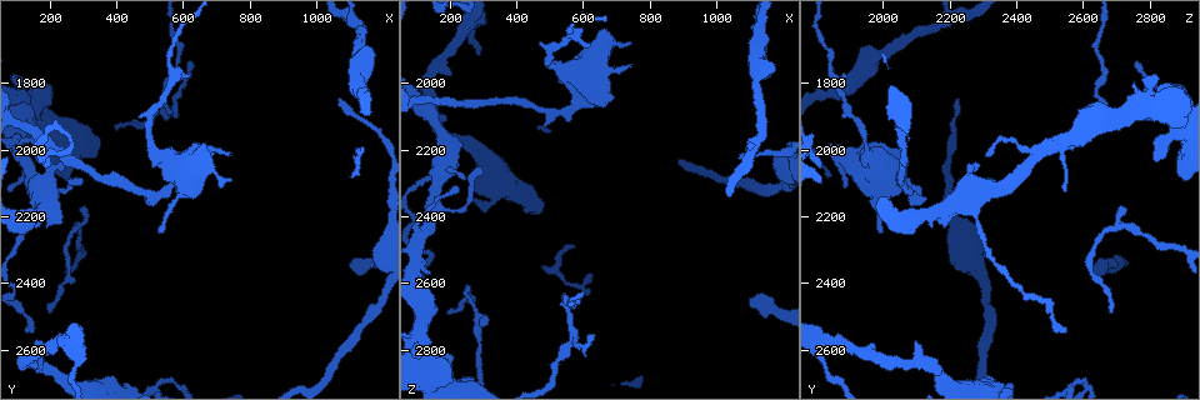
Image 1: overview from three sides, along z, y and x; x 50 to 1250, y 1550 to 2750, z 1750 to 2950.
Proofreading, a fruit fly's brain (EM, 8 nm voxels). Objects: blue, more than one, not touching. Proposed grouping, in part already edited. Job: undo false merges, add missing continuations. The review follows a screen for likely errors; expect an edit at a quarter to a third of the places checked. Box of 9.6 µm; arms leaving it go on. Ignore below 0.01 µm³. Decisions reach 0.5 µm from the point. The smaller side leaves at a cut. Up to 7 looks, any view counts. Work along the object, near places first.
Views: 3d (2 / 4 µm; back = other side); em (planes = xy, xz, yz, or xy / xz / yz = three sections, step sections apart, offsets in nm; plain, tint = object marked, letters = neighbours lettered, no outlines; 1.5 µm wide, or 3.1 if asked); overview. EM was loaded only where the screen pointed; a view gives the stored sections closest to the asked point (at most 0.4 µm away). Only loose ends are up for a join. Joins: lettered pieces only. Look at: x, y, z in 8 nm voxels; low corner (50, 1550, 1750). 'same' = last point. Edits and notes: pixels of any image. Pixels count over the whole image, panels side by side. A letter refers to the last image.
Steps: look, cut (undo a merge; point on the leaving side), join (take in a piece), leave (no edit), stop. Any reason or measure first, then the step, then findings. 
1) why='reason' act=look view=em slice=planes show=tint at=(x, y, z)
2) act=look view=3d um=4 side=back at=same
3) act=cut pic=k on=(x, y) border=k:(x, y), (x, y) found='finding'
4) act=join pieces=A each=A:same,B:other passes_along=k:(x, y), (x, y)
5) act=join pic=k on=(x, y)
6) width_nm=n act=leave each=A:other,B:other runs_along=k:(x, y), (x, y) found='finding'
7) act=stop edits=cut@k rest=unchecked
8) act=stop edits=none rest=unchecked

why='free end' act=look view=em slice=planes show=letters at=(520, 2250, 1990)

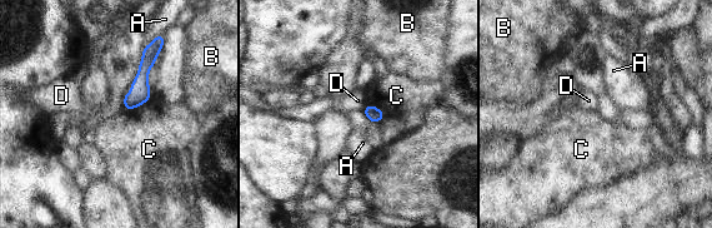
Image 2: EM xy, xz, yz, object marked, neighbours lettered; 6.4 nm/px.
act=leave each=A:other,B:other,C:other,D:other border=2:(369, 105), (362, 109) found='no lettered piece goes on from it'

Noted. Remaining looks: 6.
act=look view=em slice=yz step=8 show=tint at=(520, 2010, 1950)

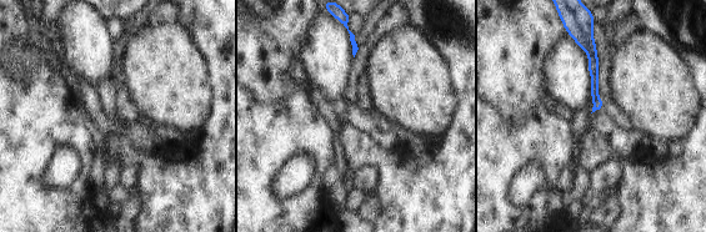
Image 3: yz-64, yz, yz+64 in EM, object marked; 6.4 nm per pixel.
why='cut it another way' act=look view=em slice=xz step=8 show=tint at=same

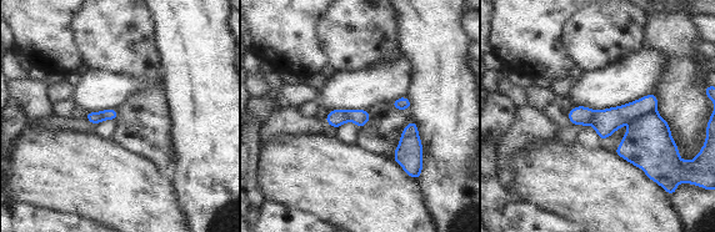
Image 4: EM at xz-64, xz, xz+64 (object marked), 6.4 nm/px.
why='see the neighbours' act=look view=em slice=xz step=8 show=letters at=same

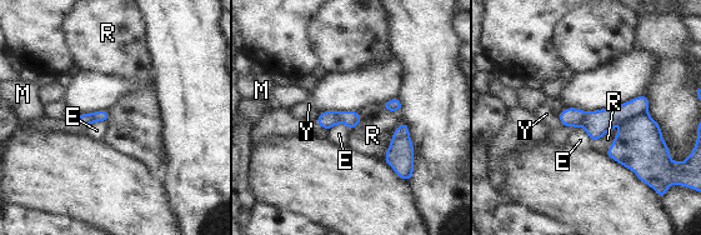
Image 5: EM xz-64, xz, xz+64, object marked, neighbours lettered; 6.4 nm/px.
width_nm=100 act=cut pic=5 on=(597, 123) each=E:other,M:other,R:other,Y:other border=5:(646, 111), (624, 121) found='a second neuron is stuck on'

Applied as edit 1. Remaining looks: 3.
act=stop edits=cut@5 rest=unchecked

